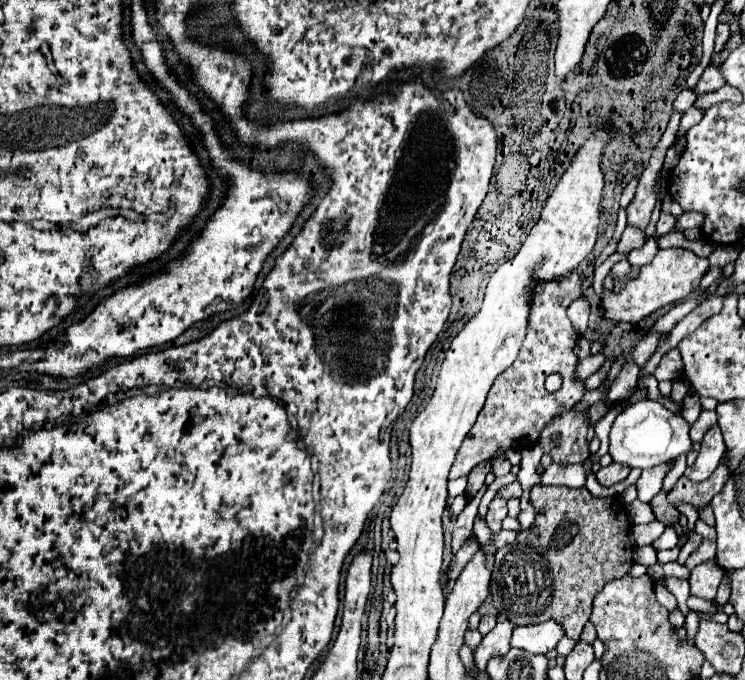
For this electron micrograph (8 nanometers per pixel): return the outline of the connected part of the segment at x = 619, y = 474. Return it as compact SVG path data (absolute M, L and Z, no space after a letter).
M612 462L610 466L600 468L600 472L596 474L596 478L598 478L598 482L600 482L602 486L610 488L610 486L614 486L614 484L618 484L618 482L626 480L626 478L628 478L628 474L630 474L630 468L628 468L628 466L622 466L622 464Z

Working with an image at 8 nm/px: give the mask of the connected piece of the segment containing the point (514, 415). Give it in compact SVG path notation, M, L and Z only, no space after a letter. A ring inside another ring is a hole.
M572 272L568 280L564 278L560 282L546 282L536 288L536 296L528 316L528 334L524 338L520 354L514 364L494 380L476 424L472 426L456 454L450 478L468 476L478 462L492 458L498 448L522 450L533 446L531 444L536 444L542 428L556 416L560 404L574 406L582 400L582 396L586 394L586 386L584 380L576 376L578 358L574 354L578 334L566 318L568 304L574 302L578 296L580 278L576 272ZM552 372L562 376L562 388L554 394L544 390L544 380Z

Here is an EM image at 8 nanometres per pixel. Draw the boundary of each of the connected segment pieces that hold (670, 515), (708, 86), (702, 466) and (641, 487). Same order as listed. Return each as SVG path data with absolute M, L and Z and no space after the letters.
M664 490L650 502L650 506L652 506L657 520L664 522L665 517L667 517L667 522L664 522L667 526L672 526L679 522L680 513L673 505L668 503Z
M710 64L710 66L704 70L704 74L702 74L702 78L698 80L698 84L694 86L694 94L696 94L696 96L702 96L702 94L708 94L708 92L716 92L716 90L720 90L724 84L726 84L726 82L724 82L718 66L712 66L712 64Z
M714 424L702 438L700 442L700 450L698 450L698 458L692 466L686 468L684 476L692 482L704 482L710 478L710 474L716 470L720 458L724 456L724 438L722 432L718 428L718 424Z
M660 464L660 466L654 466L654 468L648 468L642 472L640 480L636 482L636 488L638 488L638 500L642 502L650 502L662 488L662 480L666 476L666 472L670 470L670 464Z

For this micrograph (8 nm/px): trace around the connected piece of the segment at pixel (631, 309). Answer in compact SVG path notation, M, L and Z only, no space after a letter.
M670 248L670 250L660 250L656 258L640 268L638 278L632 278L624 290L620 293L607 292L604 288L602 300L604 300L604 310L606 316L612 320L624 320L624 322L640 322L644 316L652 314L654 310L674 304L678 300L684 300L690 292L696 290L698 282L708 270L708 258L696 256L692 250L684 248Z

